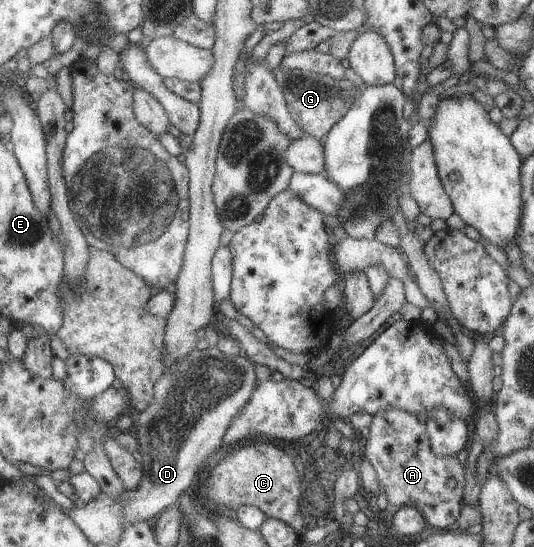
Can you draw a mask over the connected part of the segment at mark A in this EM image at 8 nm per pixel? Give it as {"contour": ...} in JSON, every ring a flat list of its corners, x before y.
{"contour":[[397,408,379,410,372,415,369,433,364,445,364,459,373,466,380,487,384,488,387,502,391,506,413,506,431,527,435,529,455,529,455,522,462,505,462,490,464,481,464,467,460,466,456,457,435,456,429,446,425,424,418,421,414,414]]}

